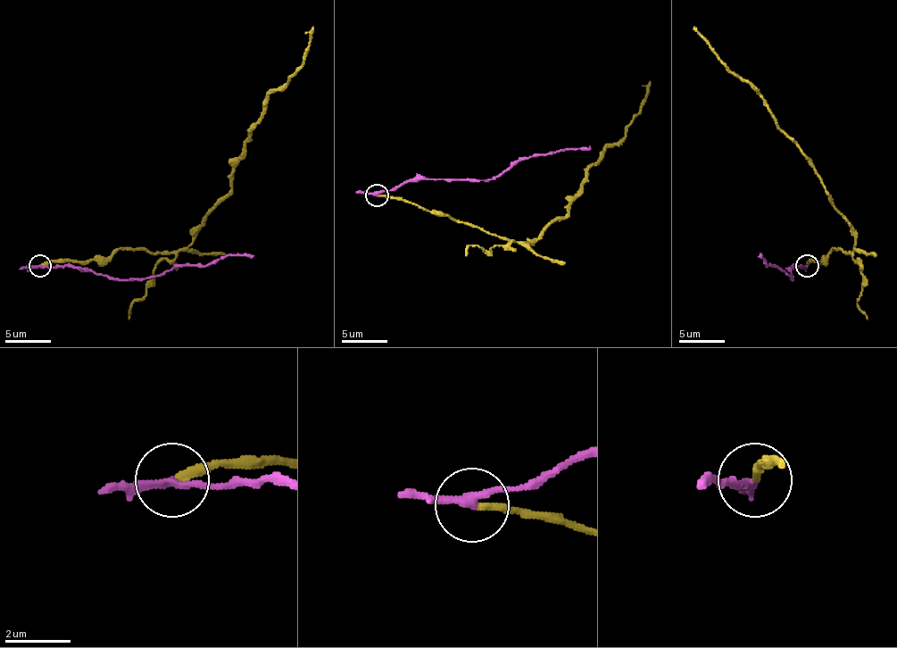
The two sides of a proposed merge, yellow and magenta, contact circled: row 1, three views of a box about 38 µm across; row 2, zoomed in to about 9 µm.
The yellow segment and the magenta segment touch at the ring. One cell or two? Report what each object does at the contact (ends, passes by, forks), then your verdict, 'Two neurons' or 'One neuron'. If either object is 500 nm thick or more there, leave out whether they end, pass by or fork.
At the ring yellow ends. At the ring magenta passes by. Two neurons

